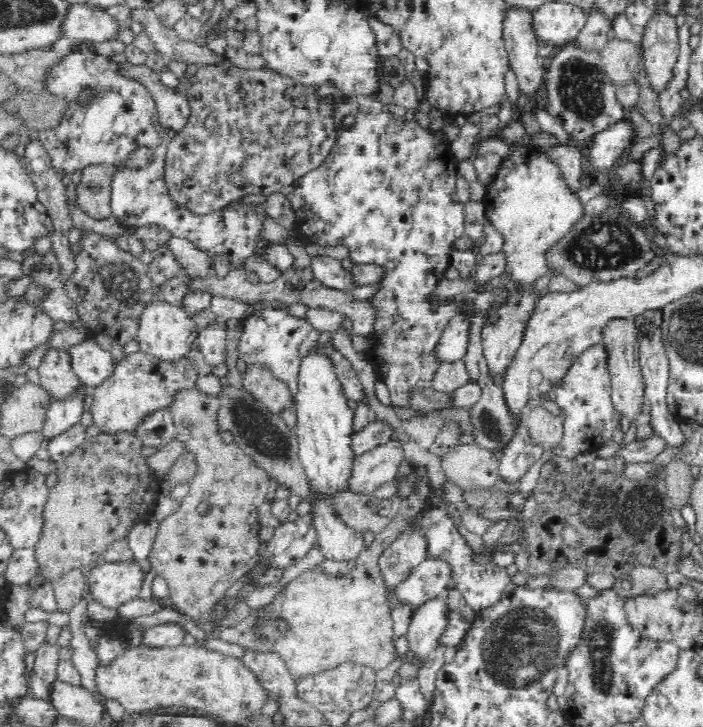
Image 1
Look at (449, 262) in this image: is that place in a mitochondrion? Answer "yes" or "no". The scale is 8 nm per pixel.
no

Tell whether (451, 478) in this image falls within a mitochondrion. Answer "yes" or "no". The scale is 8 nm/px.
no

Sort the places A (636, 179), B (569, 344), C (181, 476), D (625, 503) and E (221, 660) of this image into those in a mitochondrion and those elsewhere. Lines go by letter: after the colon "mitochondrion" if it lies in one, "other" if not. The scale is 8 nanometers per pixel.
A: other
B: mitochondrion
C: other
D: mitochondrion
E: other

